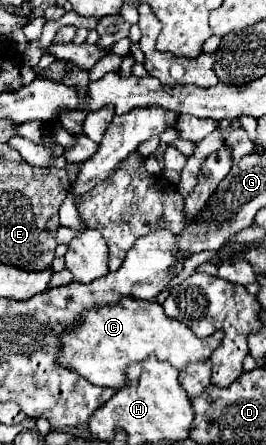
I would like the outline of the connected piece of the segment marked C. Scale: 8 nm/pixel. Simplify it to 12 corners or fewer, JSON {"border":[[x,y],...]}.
{"border":[[123,297],[67,329],[59,365],[121,389],[131,363],[207,361],[159,303]]}

